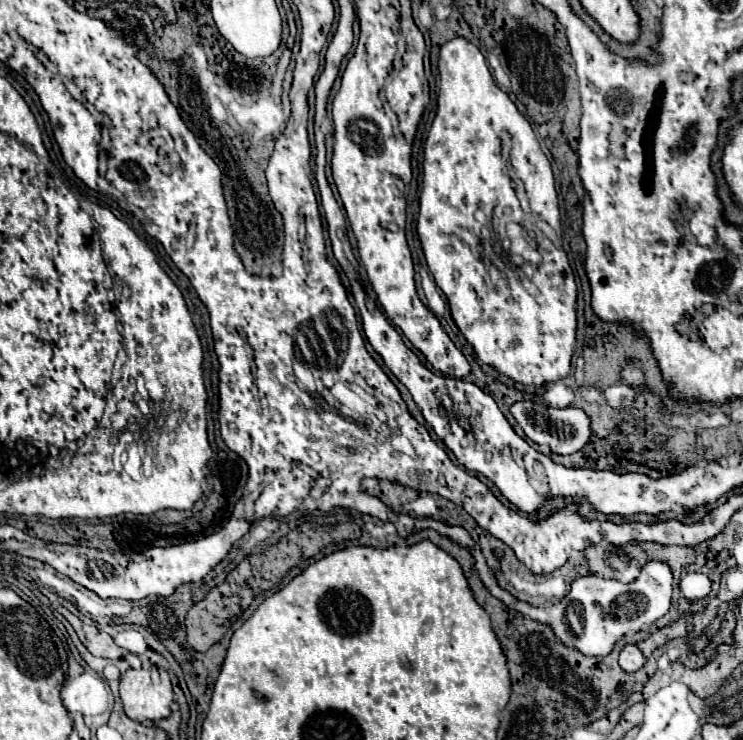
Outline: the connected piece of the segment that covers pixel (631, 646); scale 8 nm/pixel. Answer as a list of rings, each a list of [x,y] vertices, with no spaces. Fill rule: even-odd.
[[[627,643],[621,653],[619,653],[619,665],[625,669],[625,671],[637,671],[641,669],[645,663],[645,657],[643,653],[639,651],[639,647],[635,643]]]

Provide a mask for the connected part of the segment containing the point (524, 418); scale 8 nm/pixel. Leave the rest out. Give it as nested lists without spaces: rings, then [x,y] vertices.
[[[517,401],[509,407],[515,421],[521,425],[521,429],[527,433],[527,437],[537,443],[537,445],[547,445],[551,449],[551,453],[559,453],[559,455],[571,455],[579,449],[583,449],[591,435],[591,417],[577,407],[565,407],[565,409],[557,409],[557,407],[547,407],[547,405],[539,405],[535,401]]]

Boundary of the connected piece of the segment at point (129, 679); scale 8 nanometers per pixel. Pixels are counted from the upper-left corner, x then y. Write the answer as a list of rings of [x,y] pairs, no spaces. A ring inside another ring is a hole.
[[[129,669],[123,677],[121,677],[121,685],[119,685],[119,693],[121,693],[121,703],[123,703],[123,711],[129,719],[133,721],[159,721],[171,715],[171,701],[173,701],[173,689],[171,689],[171,681],[165,669],[161,669],[161,677],[159,683],[153,681],[151,673],[147,669]]]

